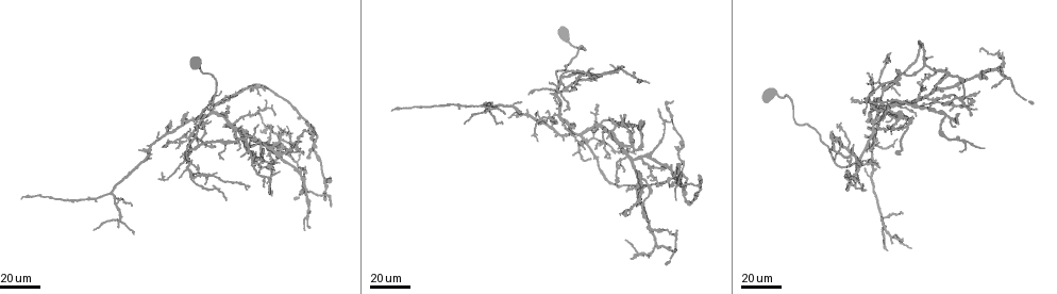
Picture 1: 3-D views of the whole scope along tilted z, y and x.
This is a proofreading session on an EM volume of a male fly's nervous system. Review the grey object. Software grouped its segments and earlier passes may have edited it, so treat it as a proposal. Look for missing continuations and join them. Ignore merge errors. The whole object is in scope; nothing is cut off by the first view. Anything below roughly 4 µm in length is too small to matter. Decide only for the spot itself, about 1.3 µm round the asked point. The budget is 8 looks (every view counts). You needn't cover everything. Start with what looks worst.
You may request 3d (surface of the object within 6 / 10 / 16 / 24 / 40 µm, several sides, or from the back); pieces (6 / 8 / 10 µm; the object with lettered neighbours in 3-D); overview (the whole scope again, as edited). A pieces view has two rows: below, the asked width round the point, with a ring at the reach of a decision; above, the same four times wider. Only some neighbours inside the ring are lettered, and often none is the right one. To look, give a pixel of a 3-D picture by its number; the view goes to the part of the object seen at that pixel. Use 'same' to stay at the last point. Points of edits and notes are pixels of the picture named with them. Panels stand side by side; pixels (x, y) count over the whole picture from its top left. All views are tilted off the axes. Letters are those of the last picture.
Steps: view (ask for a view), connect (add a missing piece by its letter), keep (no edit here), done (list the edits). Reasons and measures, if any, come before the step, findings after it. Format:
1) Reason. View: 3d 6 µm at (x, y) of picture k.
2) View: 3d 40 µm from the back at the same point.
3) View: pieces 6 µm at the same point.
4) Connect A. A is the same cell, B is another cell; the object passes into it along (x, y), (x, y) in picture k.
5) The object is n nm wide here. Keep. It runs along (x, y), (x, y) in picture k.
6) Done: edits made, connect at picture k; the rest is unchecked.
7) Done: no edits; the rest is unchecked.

Tapers out. View: 3d 40 µm at (672, 99) of picture 1.

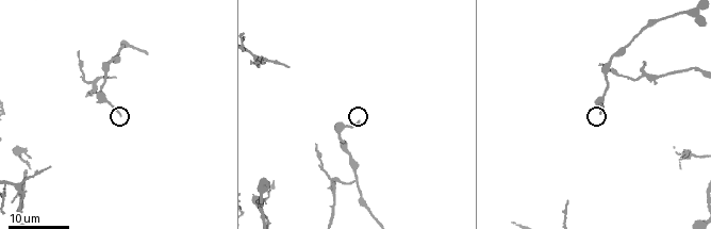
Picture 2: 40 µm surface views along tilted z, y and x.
View: pieces 8 µm at (359, 118) of picture 2.

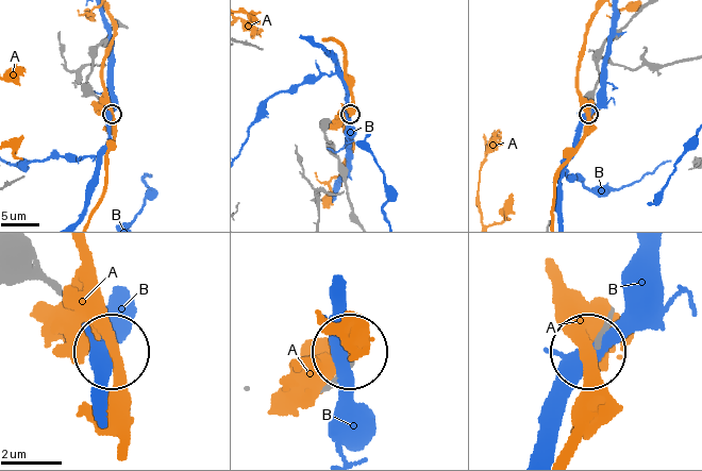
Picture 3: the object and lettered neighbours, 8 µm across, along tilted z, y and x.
The object is 150 nm wide here. Keep. A and B are other cells; it runs along (637, 12), (604, 45), (590, 113) in picture 3; none of them fits.

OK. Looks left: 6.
An open end. View: 3d 40 µm at (988, 67) of picture 1.

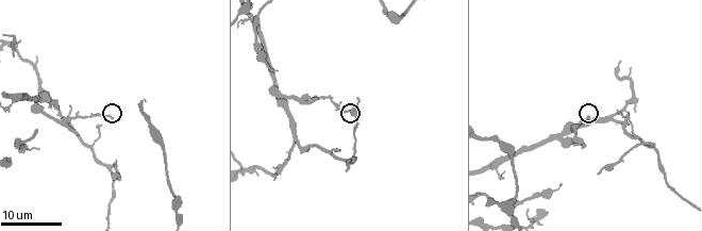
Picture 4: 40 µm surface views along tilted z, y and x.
View: pieces 8 µm at (587, 115) of picture 4.

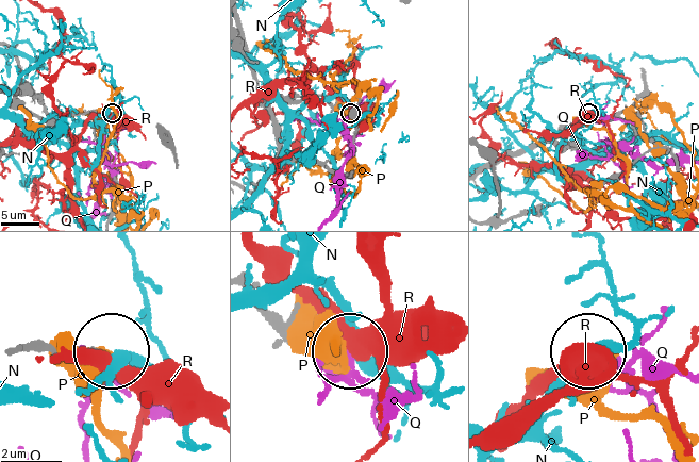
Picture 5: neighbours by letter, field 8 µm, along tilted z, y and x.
Keep. N, P, Q and R are other cells; none of them fits.

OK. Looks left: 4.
Tapers out. View: 3d 40 µm at (856, 182) of picture 1.

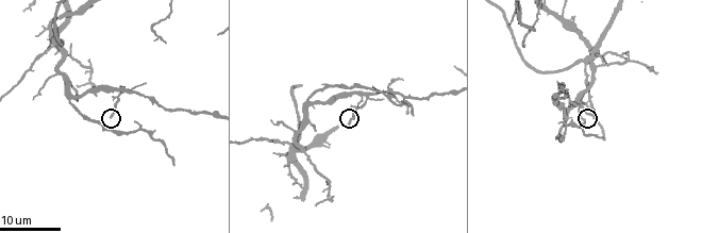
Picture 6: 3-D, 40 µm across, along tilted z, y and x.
View: pieces 8 µm at (591, 113) of picture 6.

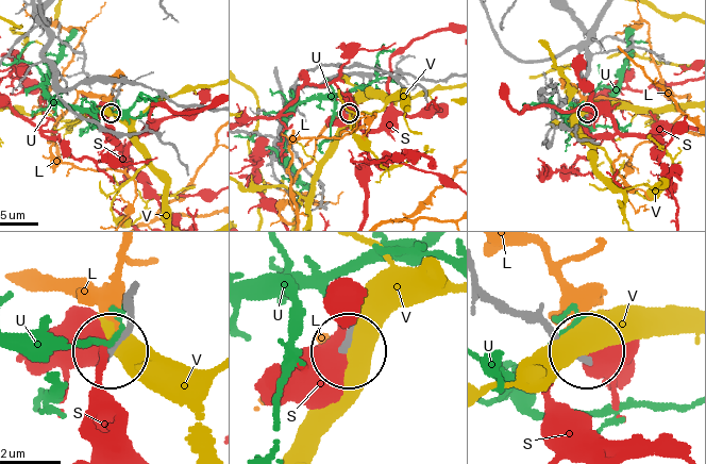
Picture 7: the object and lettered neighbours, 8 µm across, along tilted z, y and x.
Keep. L, S, U and V are other cells; none of them fits.

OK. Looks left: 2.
Free end. View: 3d 40 µm at (521, 100) of picture 1.

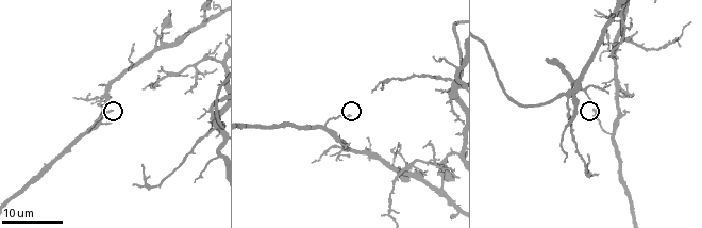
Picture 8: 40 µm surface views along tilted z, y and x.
What lies round it. View: pieces 6 µm at (593, 109) of picture 8.

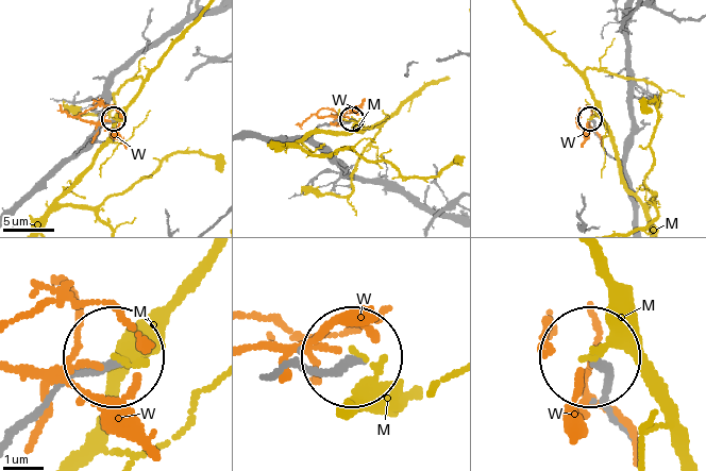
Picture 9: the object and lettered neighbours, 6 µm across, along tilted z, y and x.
Keep. M and W are other cells; it runs along (18, 434), (60, 388), (106, 367) in picture 9; none of them fits.

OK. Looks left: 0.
Done: no edits; the rest is unchecked.

